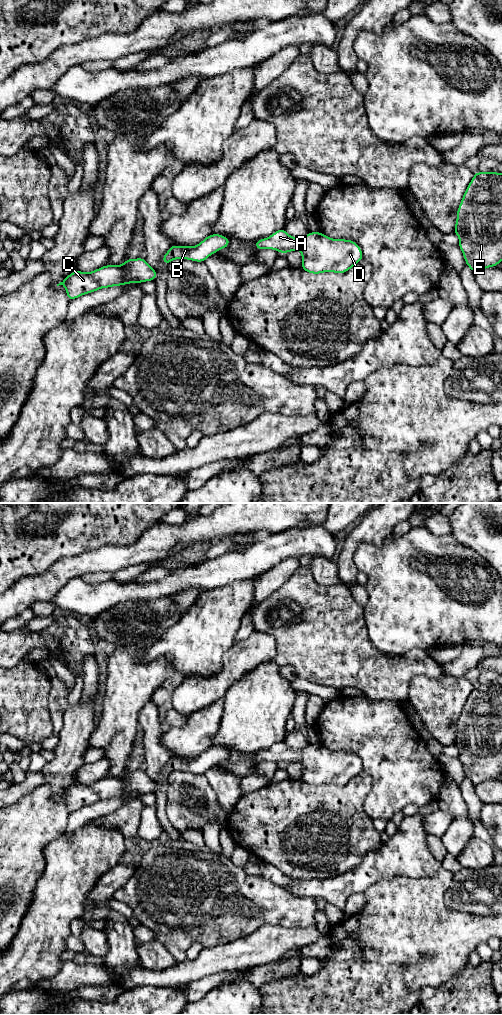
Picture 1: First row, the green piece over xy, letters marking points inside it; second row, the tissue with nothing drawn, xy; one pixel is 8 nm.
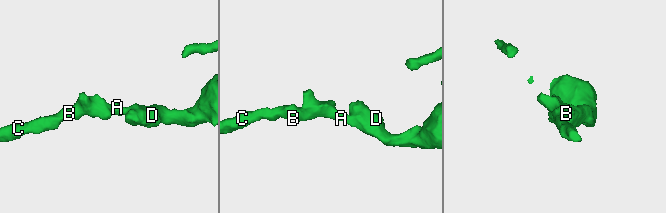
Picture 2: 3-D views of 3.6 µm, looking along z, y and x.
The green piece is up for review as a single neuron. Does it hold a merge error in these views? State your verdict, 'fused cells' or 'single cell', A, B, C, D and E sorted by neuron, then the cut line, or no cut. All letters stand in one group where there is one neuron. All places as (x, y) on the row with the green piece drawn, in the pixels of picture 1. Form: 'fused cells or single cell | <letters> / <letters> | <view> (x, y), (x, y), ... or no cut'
single cell | A B C D E | no cut

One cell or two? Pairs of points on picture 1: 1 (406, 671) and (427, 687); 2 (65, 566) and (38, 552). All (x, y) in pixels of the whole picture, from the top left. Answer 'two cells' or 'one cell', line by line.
1: two cells
2: two cells

